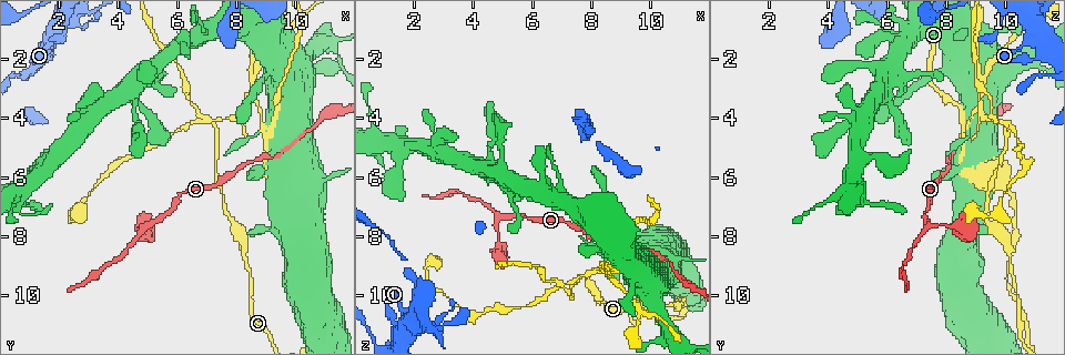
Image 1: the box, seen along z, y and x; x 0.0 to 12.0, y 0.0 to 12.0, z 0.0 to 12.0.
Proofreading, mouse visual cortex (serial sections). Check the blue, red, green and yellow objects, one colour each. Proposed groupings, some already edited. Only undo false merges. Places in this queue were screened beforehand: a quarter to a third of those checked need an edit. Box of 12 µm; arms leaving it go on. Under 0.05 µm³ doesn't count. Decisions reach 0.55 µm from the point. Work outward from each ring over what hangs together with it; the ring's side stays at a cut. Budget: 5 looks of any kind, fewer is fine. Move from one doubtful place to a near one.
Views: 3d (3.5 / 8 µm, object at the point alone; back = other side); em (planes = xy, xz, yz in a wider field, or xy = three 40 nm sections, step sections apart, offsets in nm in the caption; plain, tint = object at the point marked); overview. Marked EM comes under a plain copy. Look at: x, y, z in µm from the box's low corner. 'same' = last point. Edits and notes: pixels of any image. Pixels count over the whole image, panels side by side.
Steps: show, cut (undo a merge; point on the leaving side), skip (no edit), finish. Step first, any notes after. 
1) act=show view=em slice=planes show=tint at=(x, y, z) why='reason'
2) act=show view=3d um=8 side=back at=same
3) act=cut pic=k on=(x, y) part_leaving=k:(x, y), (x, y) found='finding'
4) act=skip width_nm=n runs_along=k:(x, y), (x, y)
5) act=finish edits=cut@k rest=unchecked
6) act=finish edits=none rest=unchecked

act=show view=3d um=3.5 at=(8.9, 1.5, 8.3) why='sharp bend'

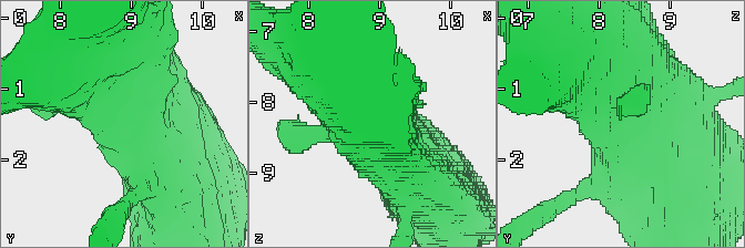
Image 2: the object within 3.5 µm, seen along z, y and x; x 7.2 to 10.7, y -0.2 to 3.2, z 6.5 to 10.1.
act=show view=em slice=planes show=tint at=(8.95, 1.55, 8.20) why='shape alone is not enough'

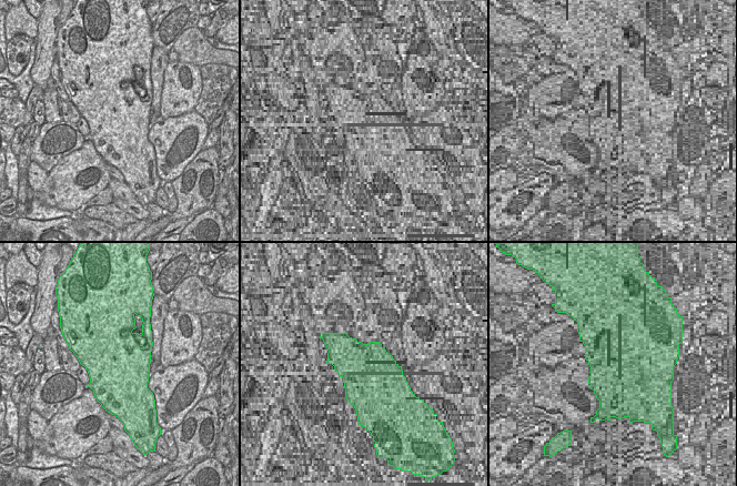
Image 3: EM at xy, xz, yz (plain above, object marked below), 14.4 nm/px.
act=skip width_nm=1050 runs_along=2:(93, 70), (128, 145) found='continuous, no second cell'

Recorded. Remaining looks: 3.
act=show view=3d um=3.5 at=(6.3, 3.4, 9.5) why='narrows sharply'

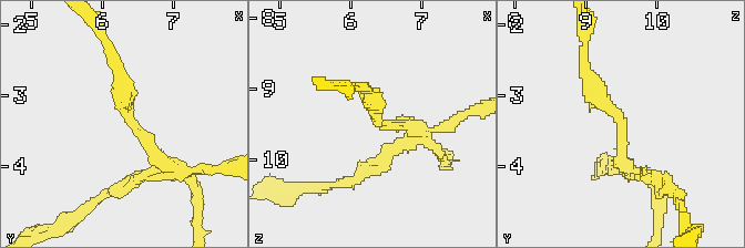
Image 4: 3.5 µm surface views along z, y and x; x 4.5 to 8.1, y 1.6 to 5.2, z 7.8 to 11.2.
act=show view=em slice=xy step=3 show=tint at=(6.40, 3.35, 9.45) arm_widths_nm=200,200 why='need the tissue'

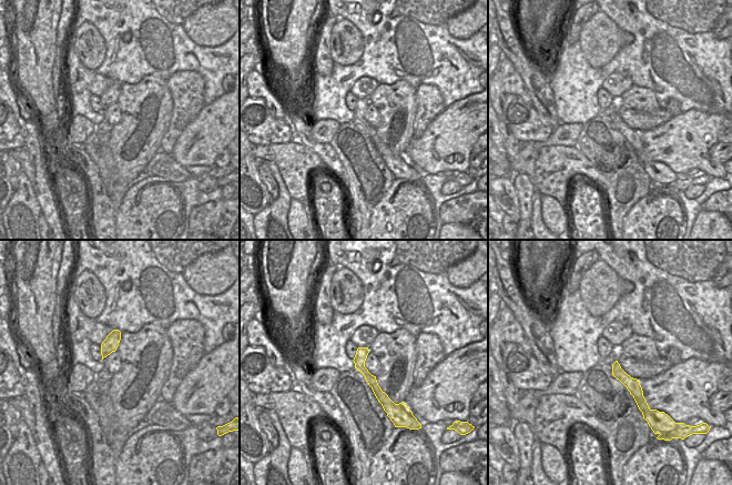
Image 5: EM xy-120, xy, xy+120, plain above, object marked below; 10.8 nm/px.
act=cut pic=4 on=(383, 155) part_leaving=4:(435, 150), (427, 132), (479, 110) found='two cells meet here'

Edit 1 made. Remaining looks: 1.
act=finish edits=cut@4 rest=unchecked

